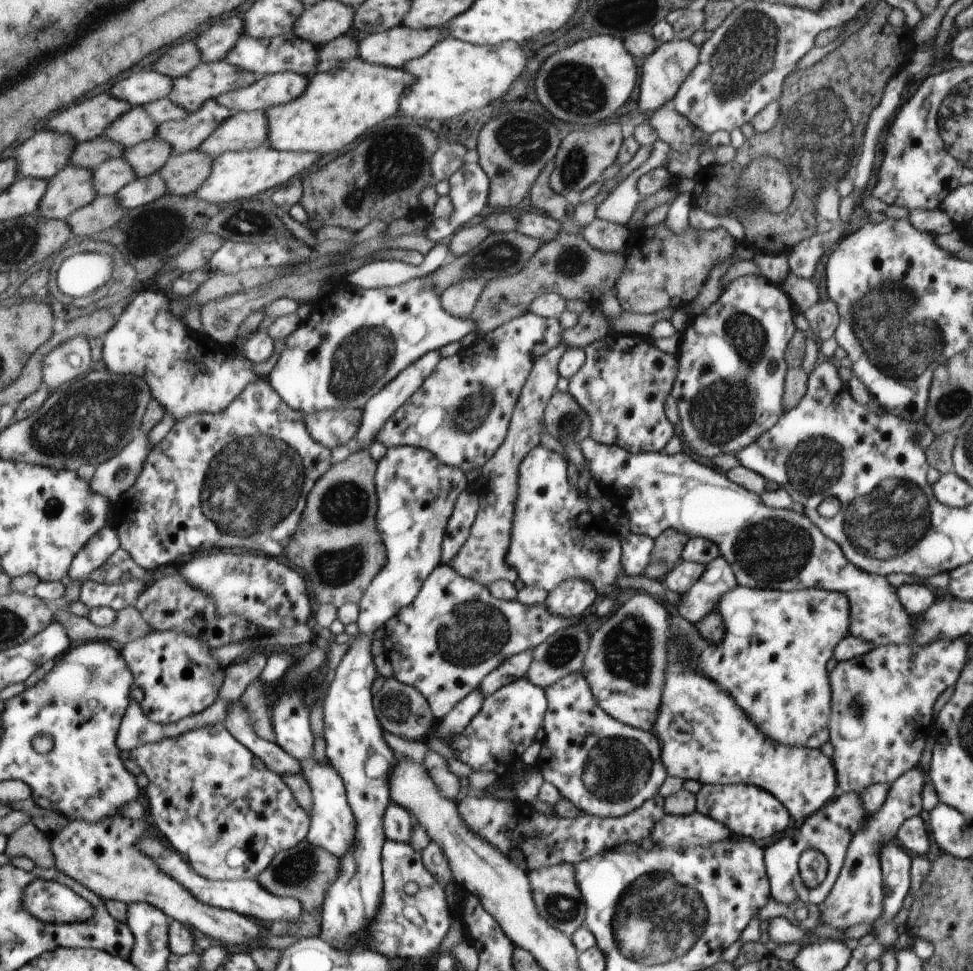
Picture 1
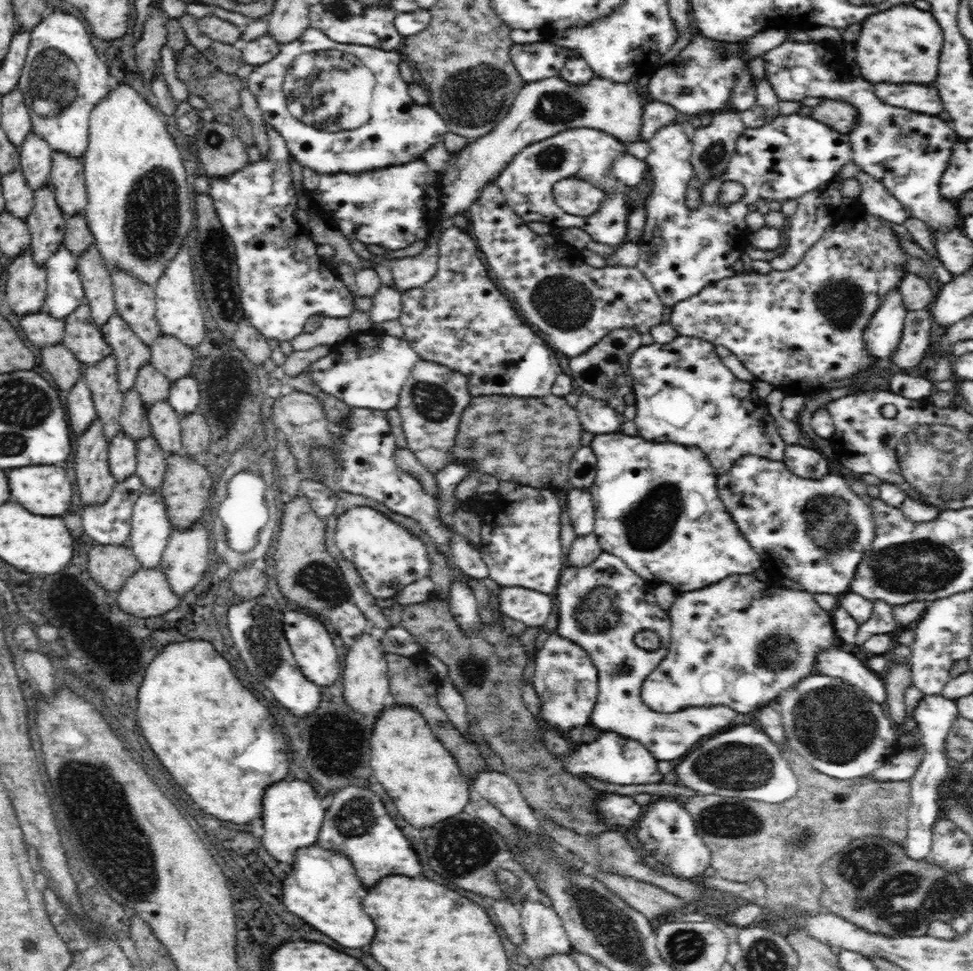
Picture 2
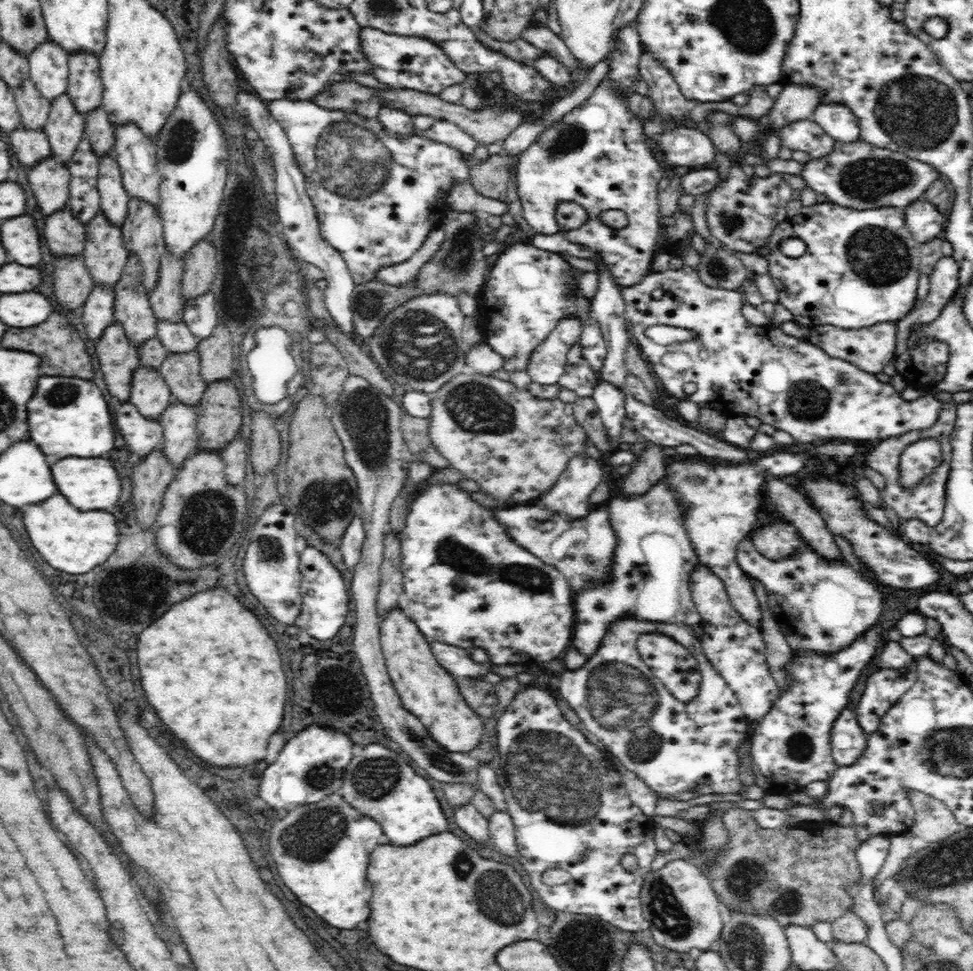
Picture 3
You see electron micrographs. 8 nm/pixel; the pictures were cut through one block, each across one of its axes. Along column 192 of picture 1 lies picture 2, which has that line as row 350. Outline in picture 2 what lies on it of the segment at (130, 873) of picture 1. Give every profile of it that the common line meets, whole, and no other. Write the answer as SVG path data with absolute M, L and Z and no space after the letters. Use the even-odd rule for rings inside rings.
M928 309L908 311L904 328L896 350L890 354L889 361L903 372L920 365L930 353L930 330L932 319Z

